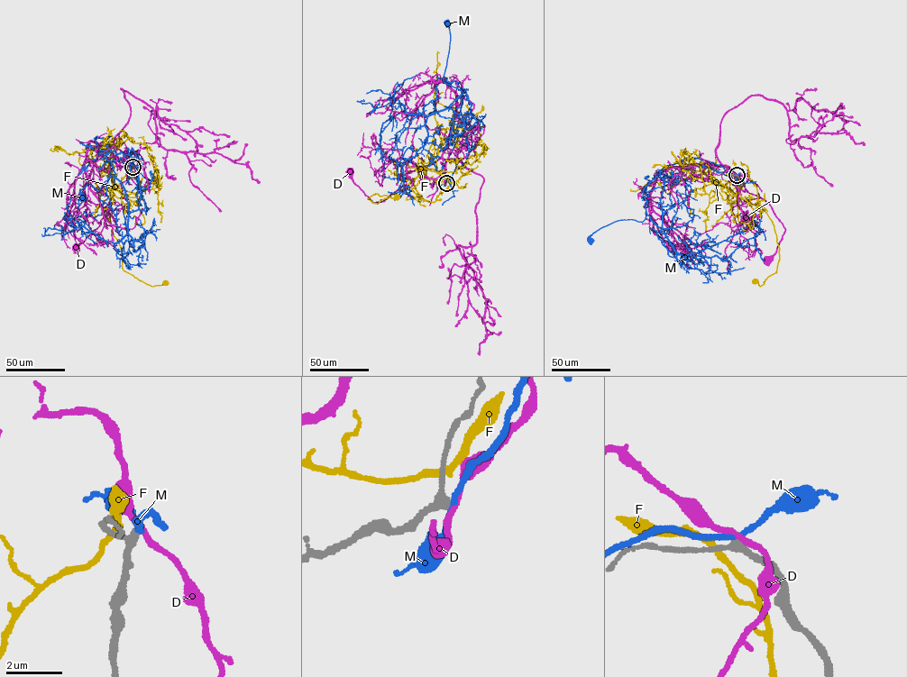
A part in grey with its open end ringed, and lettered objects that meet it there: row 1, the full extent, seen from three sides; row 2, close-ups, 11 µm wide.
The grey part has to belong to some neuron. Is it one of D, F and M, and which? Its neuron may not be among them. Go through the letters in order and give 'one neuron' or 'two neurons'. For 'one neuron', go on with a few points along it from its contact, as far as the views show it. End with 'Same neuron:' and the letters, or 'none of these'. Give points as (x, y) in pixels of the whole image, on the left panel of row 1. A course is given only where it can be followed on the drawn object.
D: two neurons
F: two neurons
M: two neurons
Same neuron: none of these

